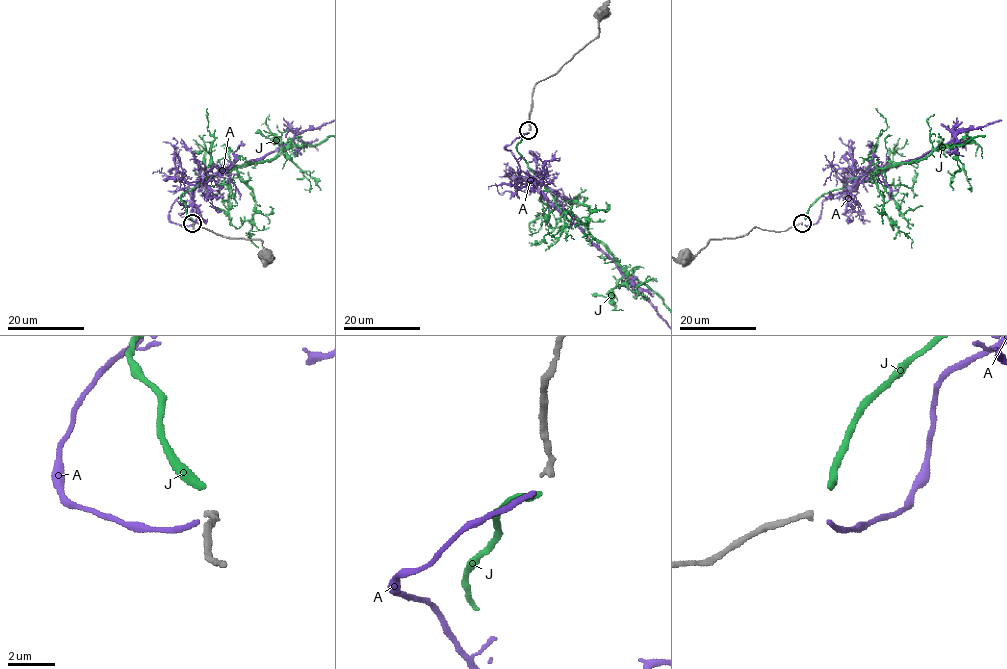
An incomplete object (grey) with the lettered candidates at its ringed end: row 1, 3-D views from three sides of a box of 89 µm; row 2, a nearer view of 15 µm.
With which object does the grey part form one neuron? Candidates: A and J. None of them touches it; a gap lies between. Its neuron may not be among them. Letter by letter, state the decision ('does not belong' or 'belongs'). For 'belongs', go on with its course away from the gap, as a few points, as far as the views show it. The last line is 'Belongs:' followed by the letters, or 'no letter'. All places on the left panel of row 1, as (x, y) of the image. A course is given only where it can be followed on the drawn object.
A: belongs; course (192, 224), (179, 225), (169, 217), (172, 203), (187, 190), (232, 167), (263, 159), (301, 131)
J: does not belong
Belongs: A

